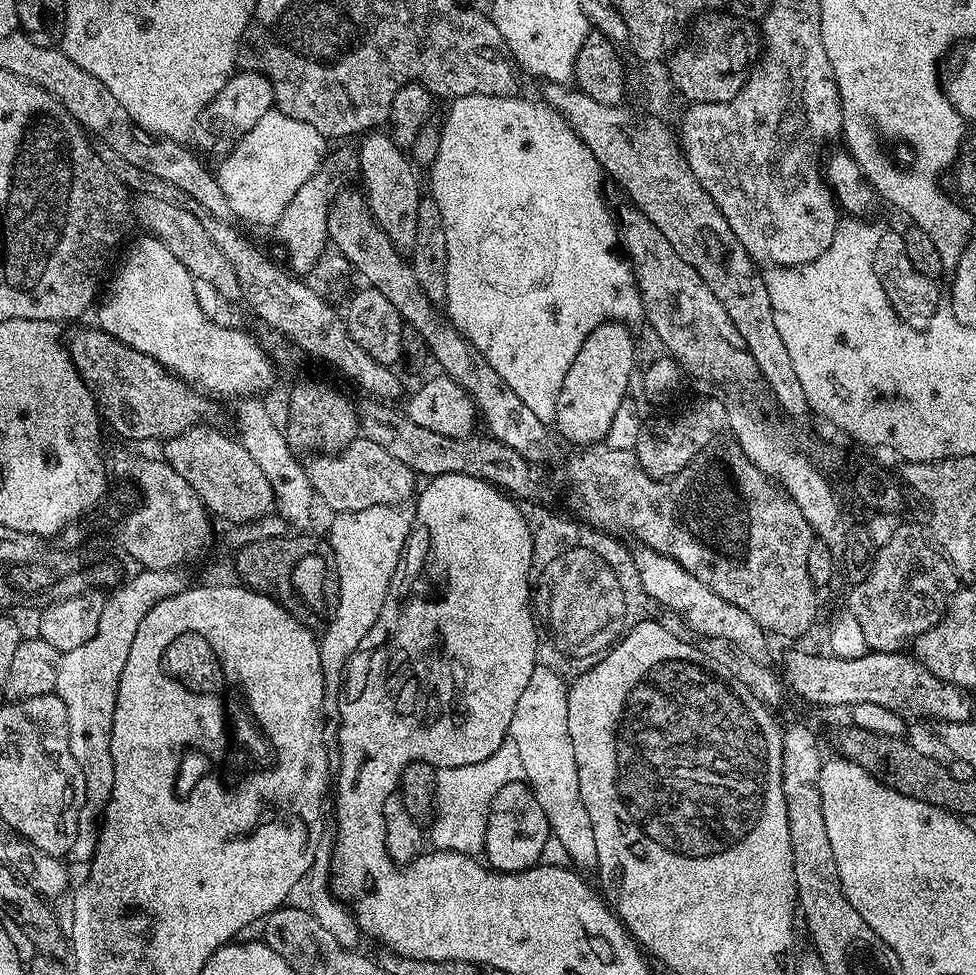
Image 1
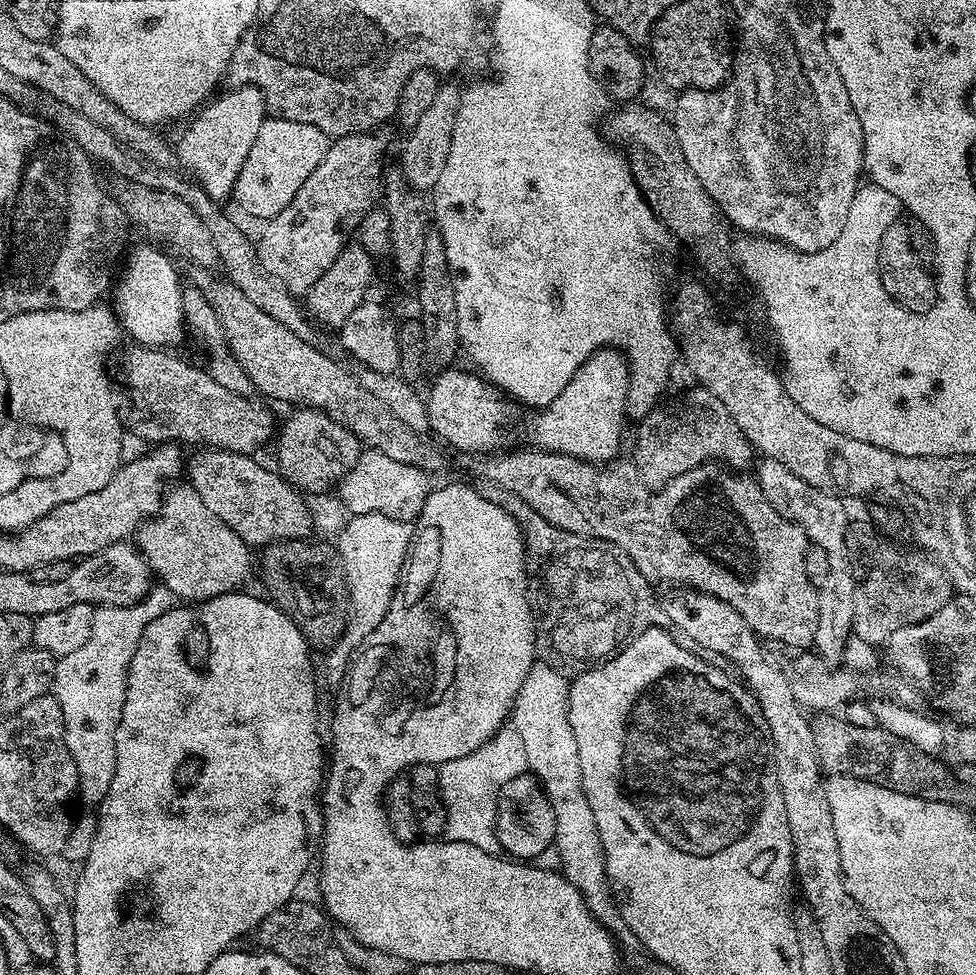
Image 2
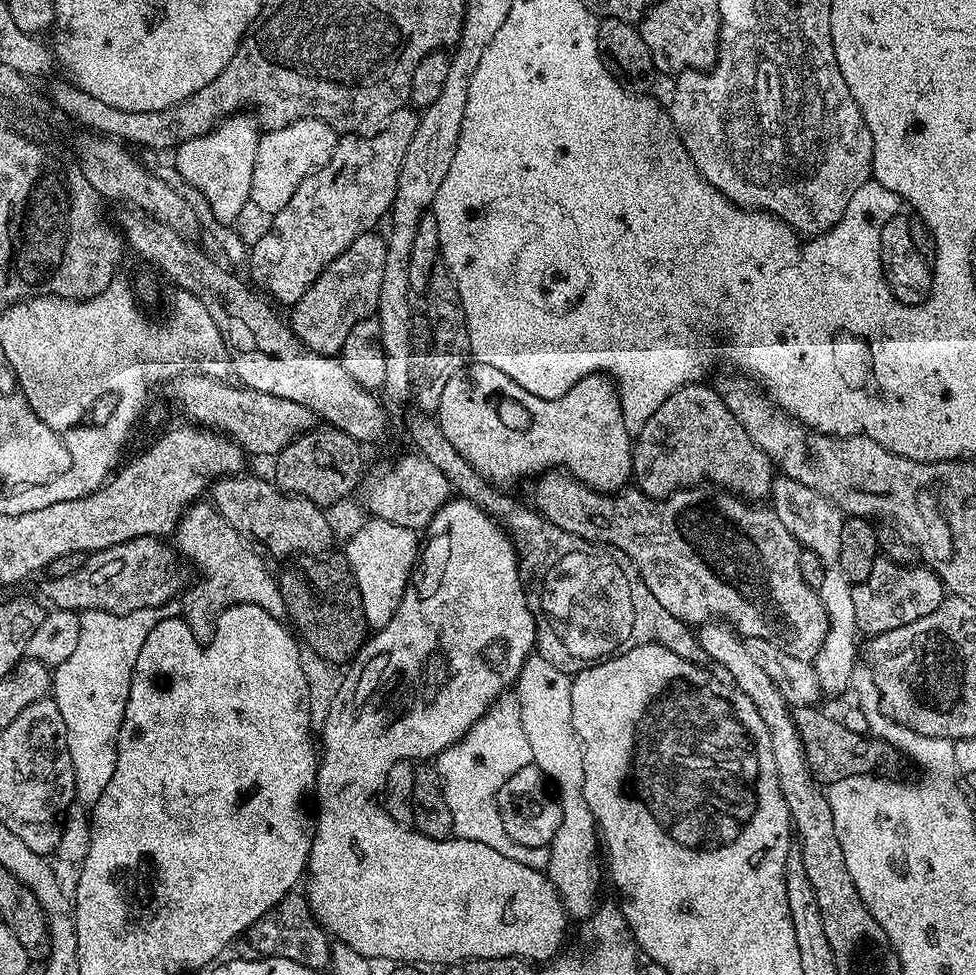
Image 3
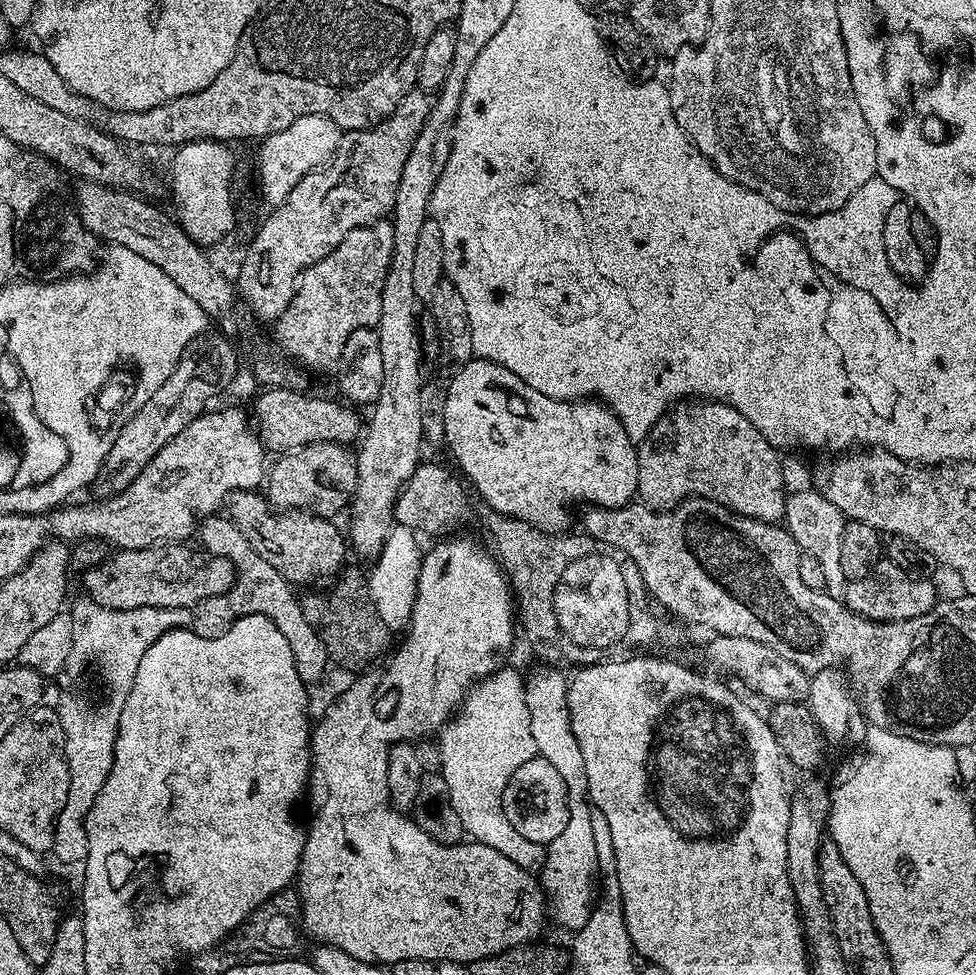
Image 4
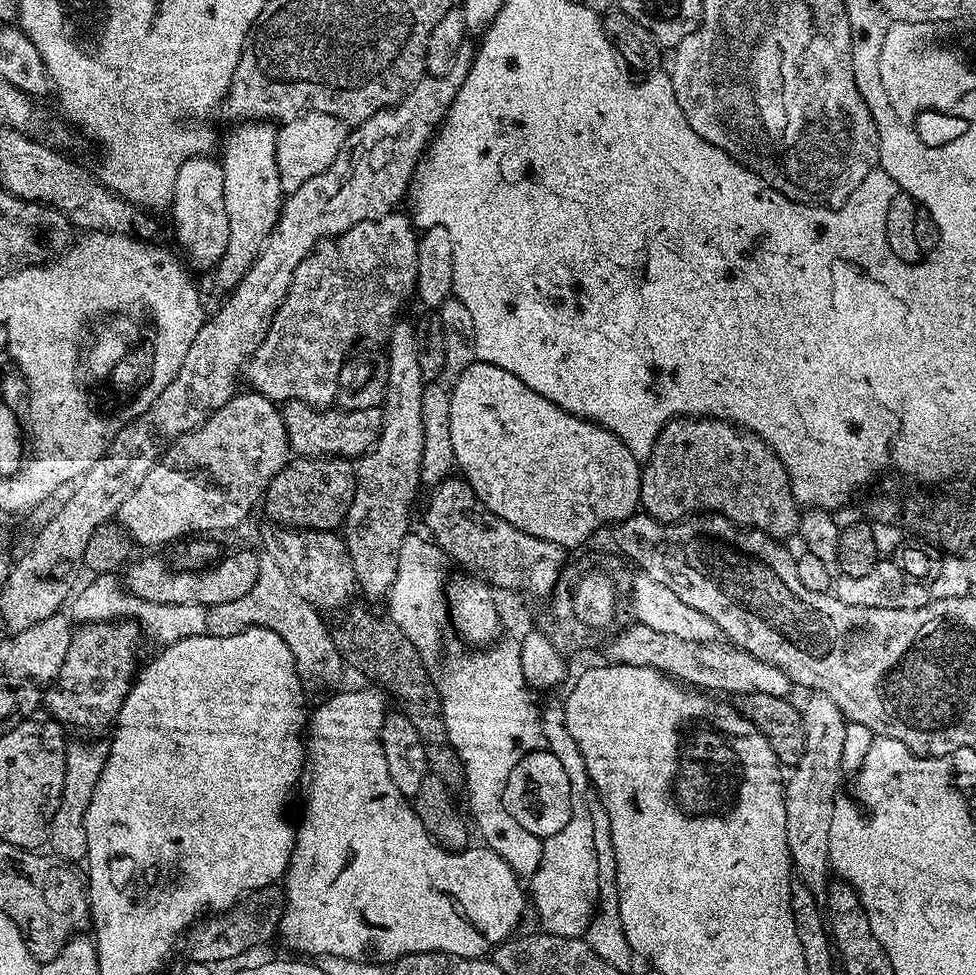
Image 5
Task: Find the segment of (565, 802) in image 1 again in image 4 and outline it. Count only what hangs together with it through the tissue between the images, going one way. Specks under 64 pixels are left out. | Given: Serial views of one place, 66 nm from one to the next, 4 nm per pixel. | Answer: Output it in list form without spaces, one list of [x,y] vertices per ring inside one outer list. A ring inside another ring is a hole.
[[[540,666],[533,680],[529,679],[524,685],[526,690],[526,706],[530,710],[530,734],[534,734],[534,742],[538,755],[562,778],[568,787],[568,821],[562,829],[562,834],[554,838],[546,846],[546,862],[538,873],[538,883],[544,889],[544,898],[547,911],[564,928],[569,928],[569,933],[576,933],[579,928],[590,922],[592,905],[598,899],[598,853],[594,850],[594,834],[590,827],[590,801],[588,798],[588,779],[586,778],[586,762],[582,762],[582,746],[578,746],[578,738],[574,738],[574,730],[570,722],[568,709],[568,681],[567,675],[563,676],[556,666]]]

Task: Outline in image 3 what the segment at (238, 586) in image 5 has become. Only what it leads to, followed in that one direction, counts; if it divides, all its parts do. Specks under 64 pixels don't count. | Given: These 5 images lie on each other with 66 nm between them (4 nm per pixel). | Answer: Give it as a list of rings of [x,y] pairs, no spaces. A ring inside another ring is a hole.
[[[139,536],[130,542],[122,542],[104,548],[100,552],[93,552],[87,557],[85,564],[79,567],[74,574],[57,580],[41,579],[39,599],[53,609],[61,608],[79,613],[109,612],[119,616],[130,614],[134,610],[161,608],[163,604],[175,601],[185,587],[184,572],[180,569],[179,562],[176,561],[177,553],[169,545],[168,548],[155,536]]]

